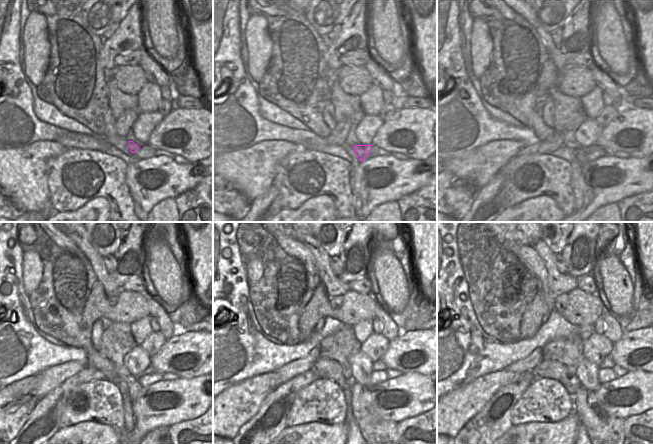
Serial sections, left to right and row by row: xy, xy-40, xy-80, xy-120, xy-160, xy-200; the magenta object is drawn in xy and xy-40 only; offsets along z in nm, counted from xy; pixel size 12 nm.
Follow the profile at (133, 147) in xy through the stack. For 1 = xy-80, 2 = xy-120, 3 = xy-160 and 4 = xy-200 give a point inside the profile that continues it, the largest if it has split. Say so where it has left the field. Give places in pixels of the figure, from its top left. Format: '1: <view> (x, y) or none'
1: xy-80 (581, 155)
2: xy-120 (134, 386)
3: xy-160 (360, 391)
4: xy-200 (584, 394)

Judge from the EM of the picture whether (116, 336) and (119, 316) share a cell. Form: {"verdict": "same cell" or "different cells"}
{"verdict": "different cells"}

